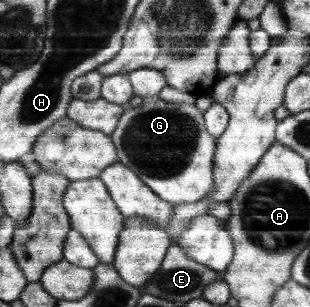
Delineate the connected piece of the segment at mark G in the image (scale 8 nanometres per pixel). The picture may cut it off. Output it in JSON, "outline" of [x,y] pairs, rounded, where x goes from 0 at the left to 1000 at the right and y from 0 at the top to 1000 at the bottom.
{"outline":[[[510,309],[465,316],[455,345],[403,358],[358,443],[384,524],[561,674],[655,651],[694,612],[697,450],[658,407],[658,368],[626,339],[526,329]]]}

